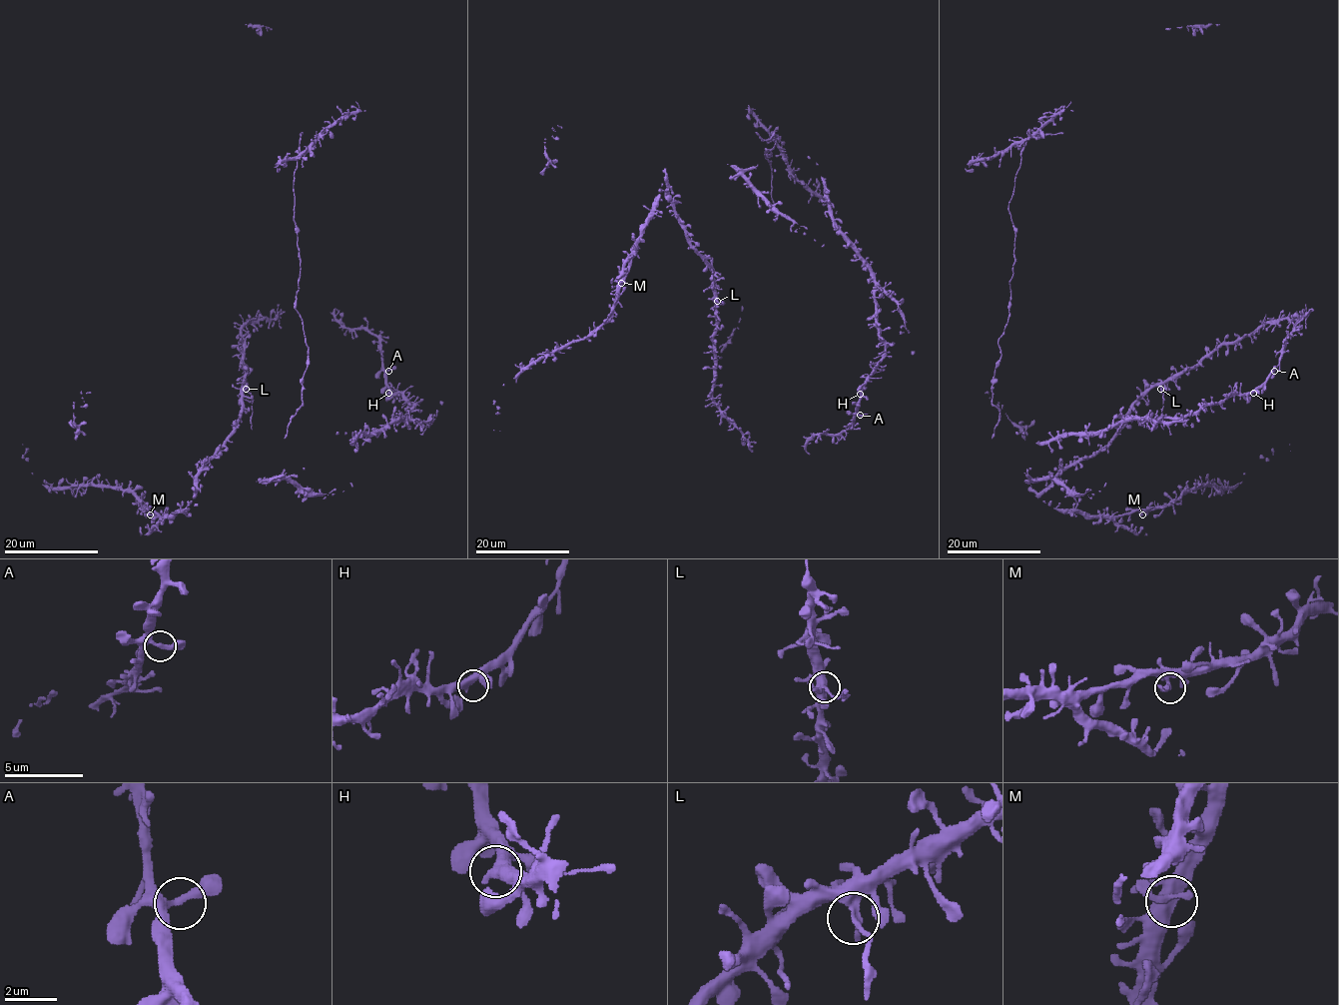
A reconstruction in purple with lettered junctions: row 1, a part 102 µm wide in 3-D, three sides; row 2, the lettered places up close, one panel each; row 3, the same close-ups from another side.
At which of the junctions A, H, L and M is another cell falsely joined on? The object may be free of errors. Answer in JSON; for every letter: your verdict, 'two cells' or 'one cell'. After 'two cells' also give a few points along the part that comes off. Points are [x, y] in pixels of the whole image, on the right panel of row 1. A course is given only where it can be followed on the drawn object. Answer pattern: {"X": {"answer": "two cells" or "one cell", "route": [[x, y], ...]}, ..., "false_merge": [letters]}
{"A": {"answer": "one cell"}, "H": {"answer": "one cell"}, "L": {"answer": "two cells", "route": [[1160, 390], [1163, 393], [1163, 430]]}, "M": {"answer": "one cell"}, "false_merge": ["L"]}

